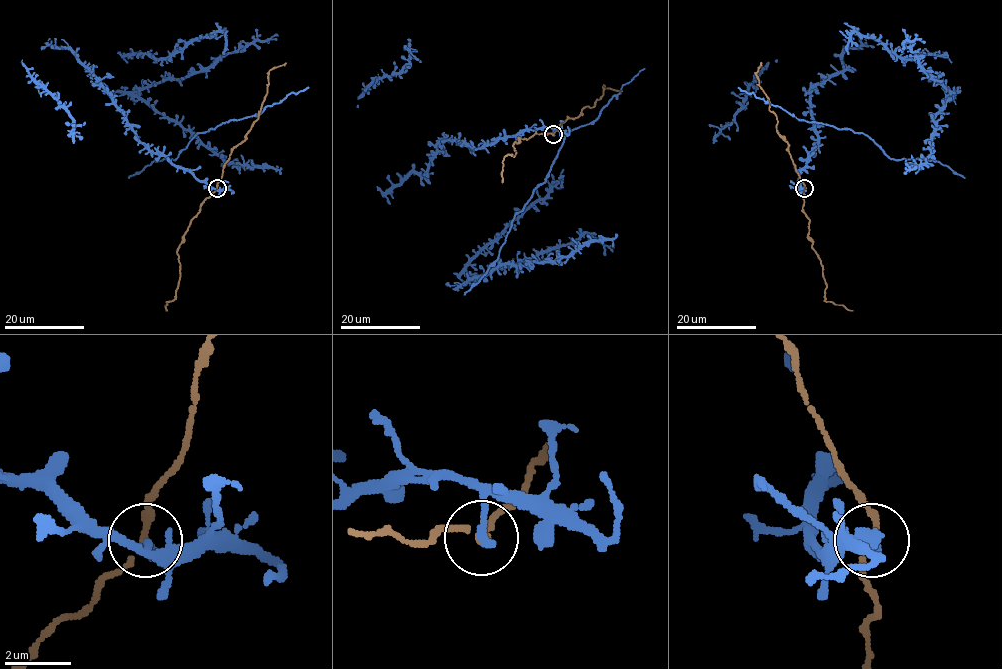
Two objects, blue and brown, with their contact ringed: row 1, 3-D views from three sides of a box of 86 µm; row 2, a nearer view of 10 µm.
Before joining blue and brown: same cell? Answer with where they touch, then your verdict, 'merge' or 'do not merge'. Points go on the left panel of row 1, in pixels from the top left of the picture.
place (217, 188); do not merge

